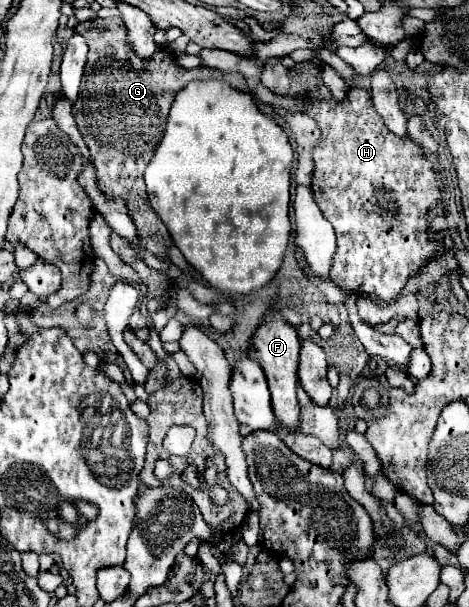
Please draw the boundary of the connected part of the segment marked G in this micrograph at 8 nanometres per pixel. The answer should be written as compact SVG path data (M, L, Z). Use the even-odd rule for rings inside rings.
M120 16L80 22L74 30L86 38L90 52L82 74L82 90L78 94L78 102L72 104L72 114L90 150L92 164L96 166L98 190L110 200L122 198L130 210L132 222L138 228L138 240L146 240L146 248L152 254L170 262L168 250L174 242L170 240L170 232L154 208L148 206L142 174L164 136L174 94L192 80L210 78L212 72L204 68L180 68L176 64L176 56L168 48L158 48L150 62L142 62L142 58L126 46L126 26ZM150 234L154 234L156 240L148 240Z

